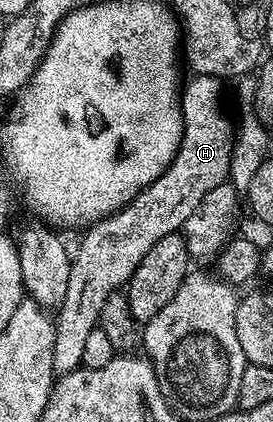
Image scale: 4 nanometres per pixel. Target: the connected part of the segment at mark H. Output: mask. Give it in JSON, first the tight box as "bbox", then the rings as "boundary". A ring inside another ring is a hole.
{"bbox":[76,75,235,261],"boundary":[[[194,75],[185,80],[180,91],[182,105],[182,140],[174,160],[156,181],[152,181],[140,194],[125,203],[118,211],[105,215],[96,223],[85,228],[86,236],[76,250],[80,257],[88,257],[100,249],[100,237],[110,237],[110,227],[138,227],[138,260],[144,261],[144,253],[160,241],[160,237],[181,232],[184,221],[192,214],[192,209],[200,205],[208,189],[227,182],[230,161],[234,148],[235,128],[226,120],[222,103],[218,100],[219,80],[212,75]]]}

